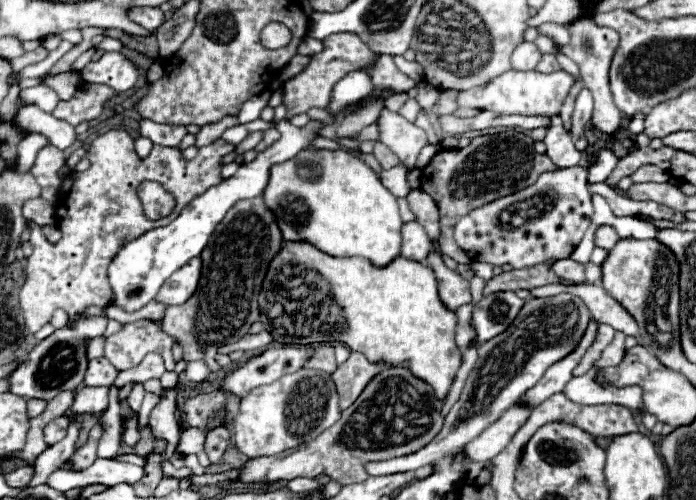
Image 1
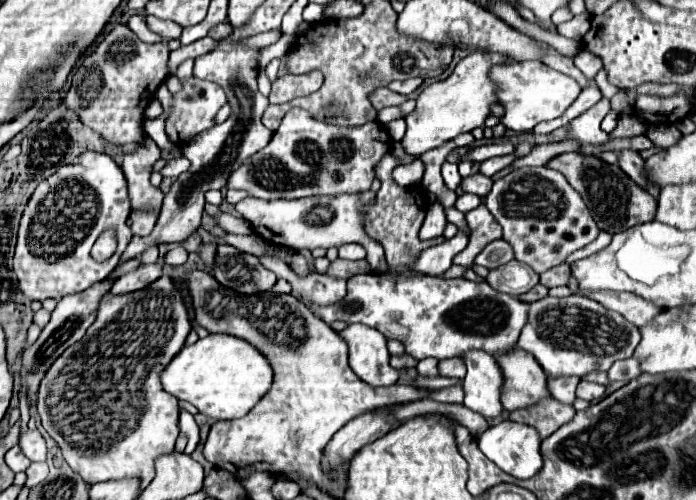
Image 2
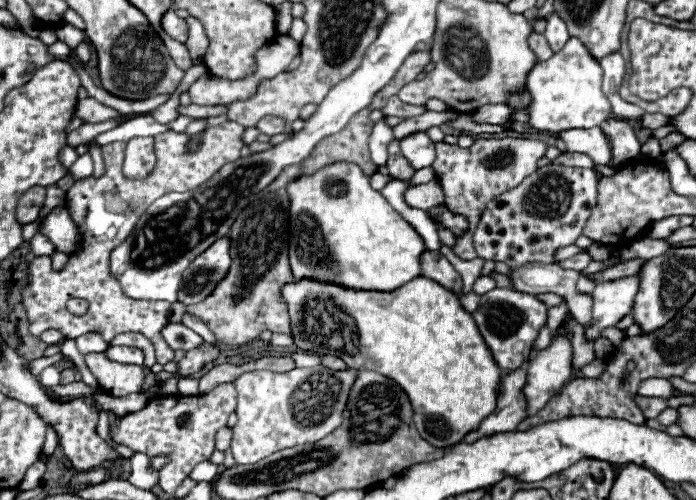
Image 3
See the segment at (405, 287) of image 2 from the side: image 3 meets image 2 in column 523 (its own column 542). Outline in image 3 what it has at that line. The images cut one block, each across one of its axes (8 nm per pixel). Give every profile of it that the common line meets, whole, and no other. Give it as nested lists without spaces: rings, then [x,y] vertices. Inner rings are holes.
[[[494,288],[480,296],[480,308],[472,312],[472,318],[484,342],[488,344],[496,364],[502,370],[514,370],[530,362],[534,340],[548,322],[548,306],[532,294],[524,294],[508,288]]]

